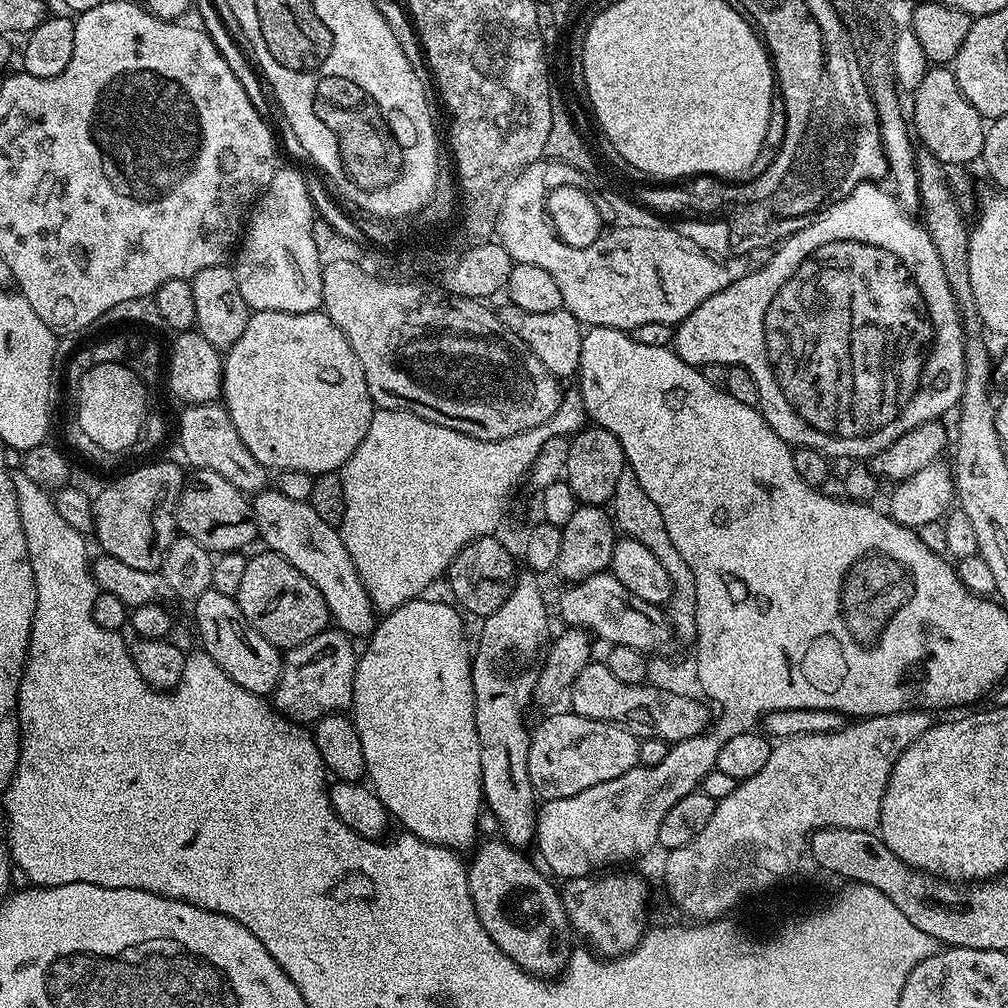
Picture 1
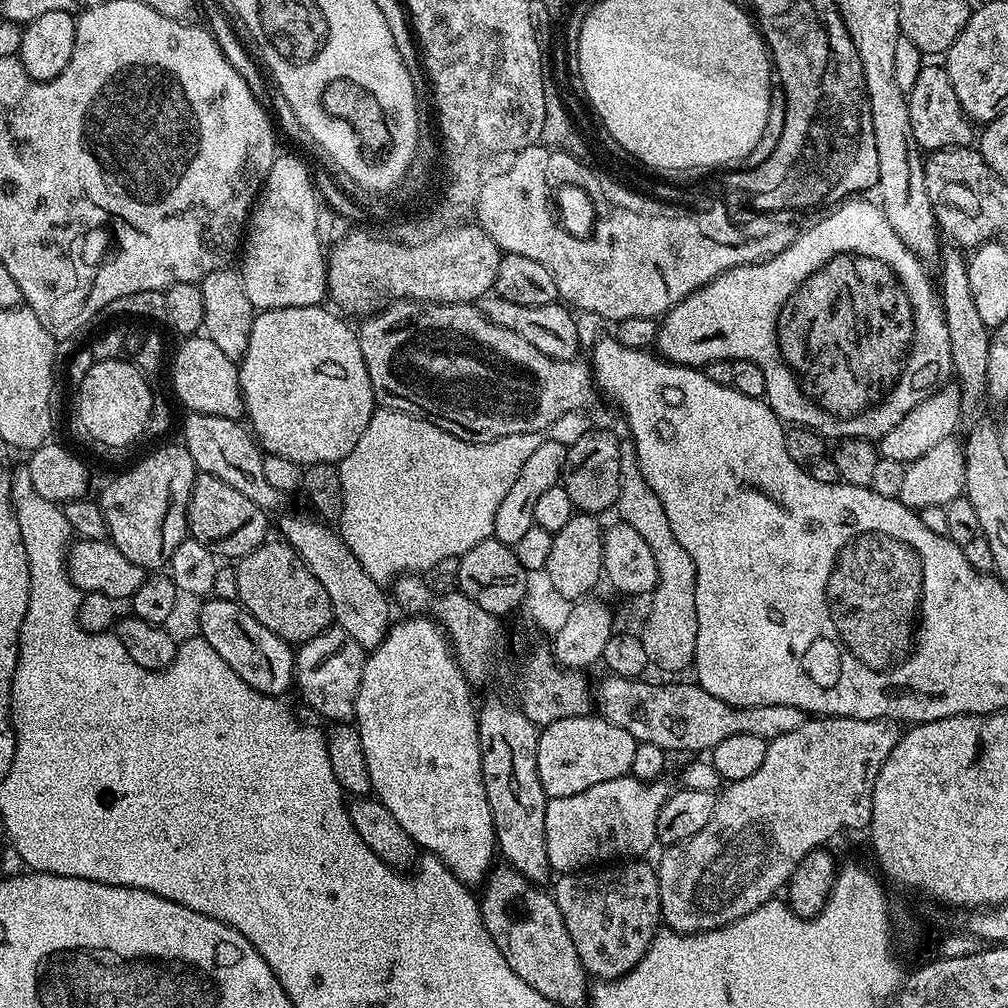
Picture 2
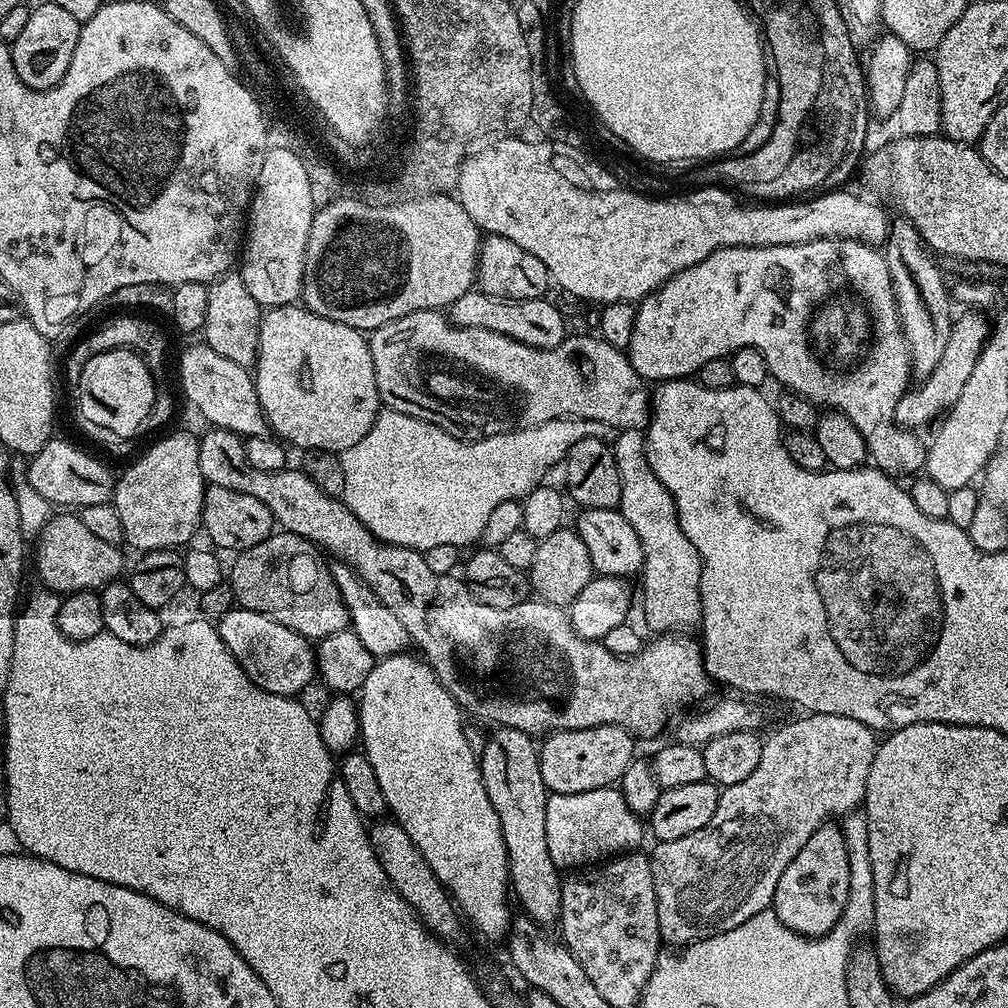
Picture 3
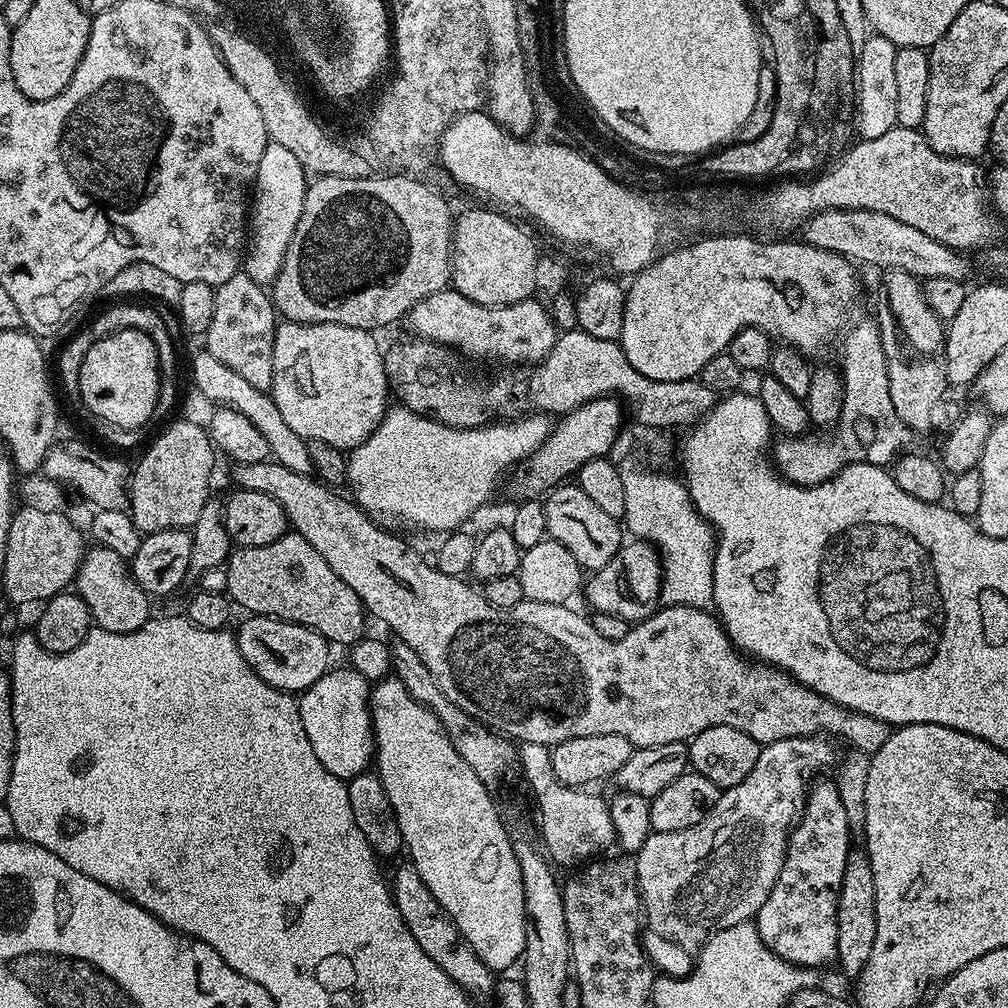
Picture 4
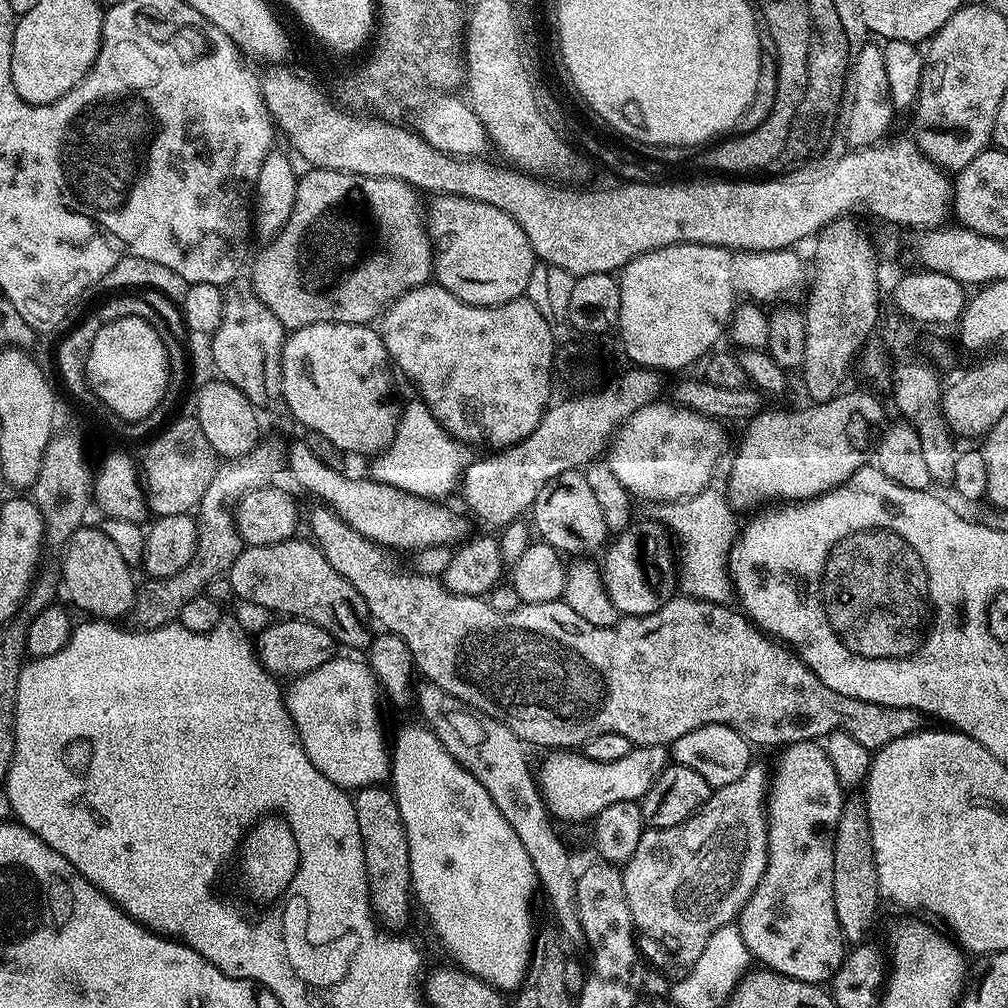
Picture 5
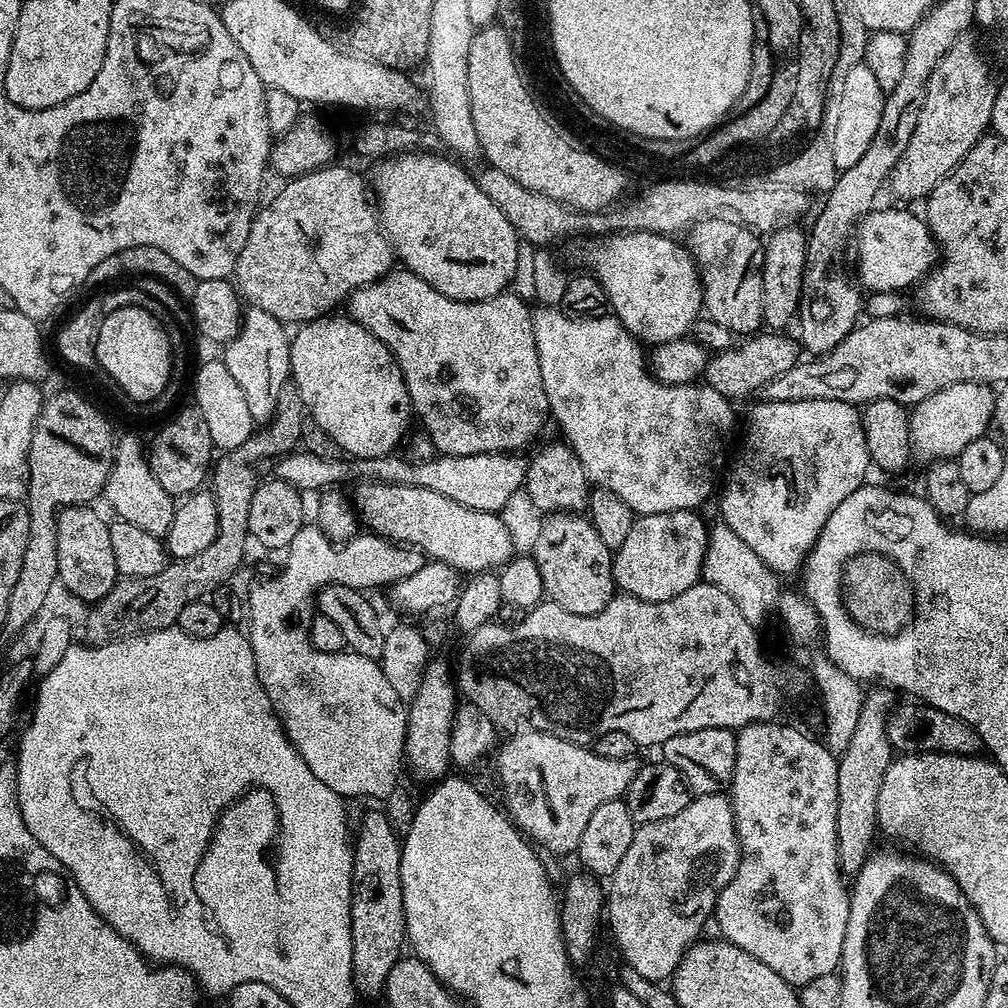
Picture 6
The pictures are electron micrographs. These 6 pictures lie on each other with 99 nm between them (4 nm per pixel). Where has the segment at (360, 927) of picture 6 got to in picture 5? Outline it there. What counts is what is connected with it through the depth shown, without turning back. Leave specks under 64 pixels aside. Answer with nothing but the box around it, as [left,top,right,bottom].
[354,787,414,934]

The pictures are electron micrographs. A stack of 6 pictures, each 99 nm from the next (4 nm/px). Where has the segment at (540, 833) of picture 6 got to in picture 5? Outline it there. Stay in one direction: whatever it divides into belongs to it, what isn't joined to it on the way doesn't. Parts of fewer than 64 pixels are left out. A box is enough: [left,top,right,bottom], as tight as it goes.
[538,744,670,821]

